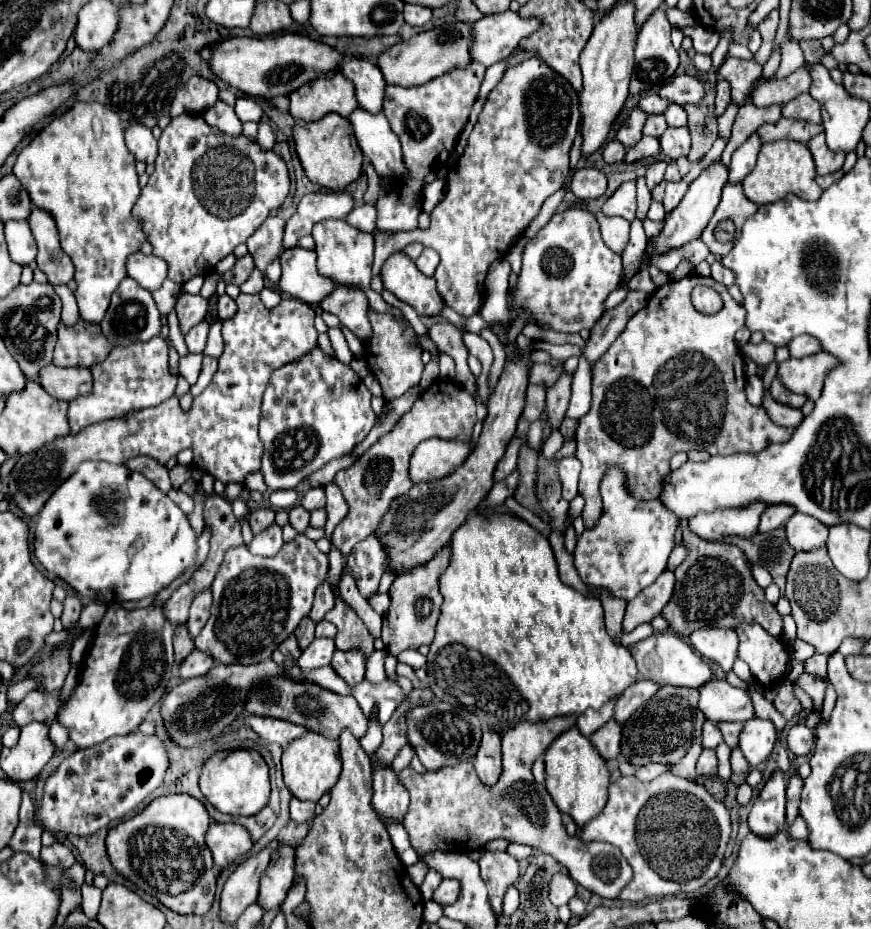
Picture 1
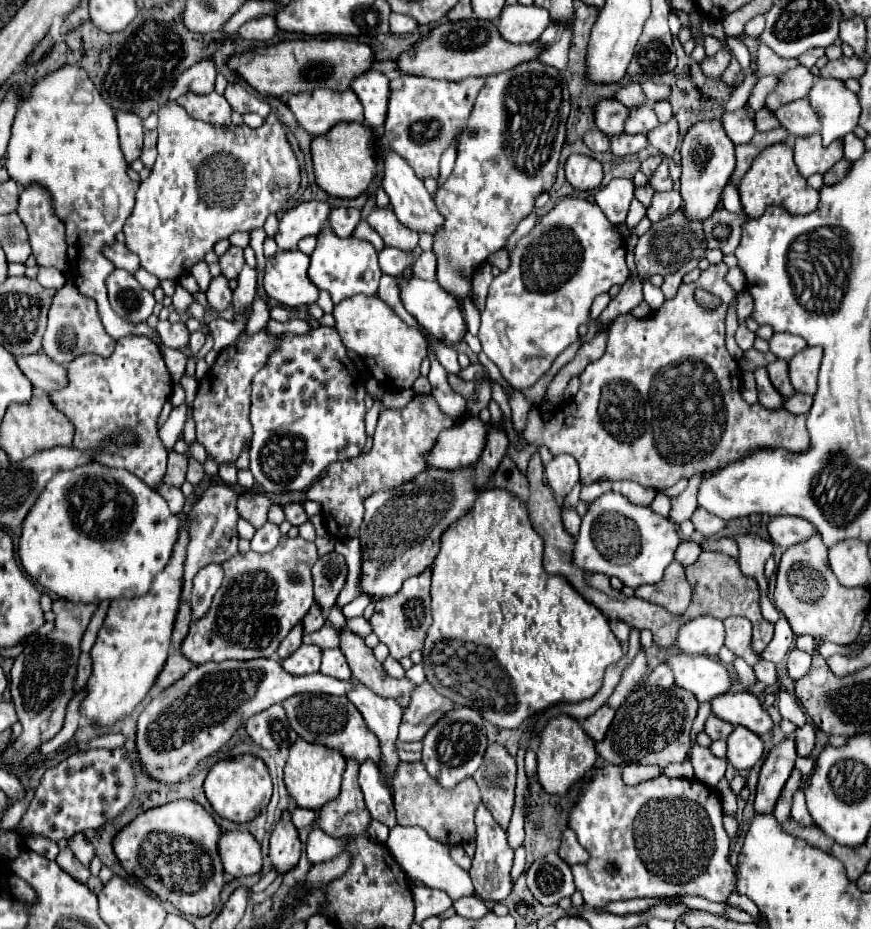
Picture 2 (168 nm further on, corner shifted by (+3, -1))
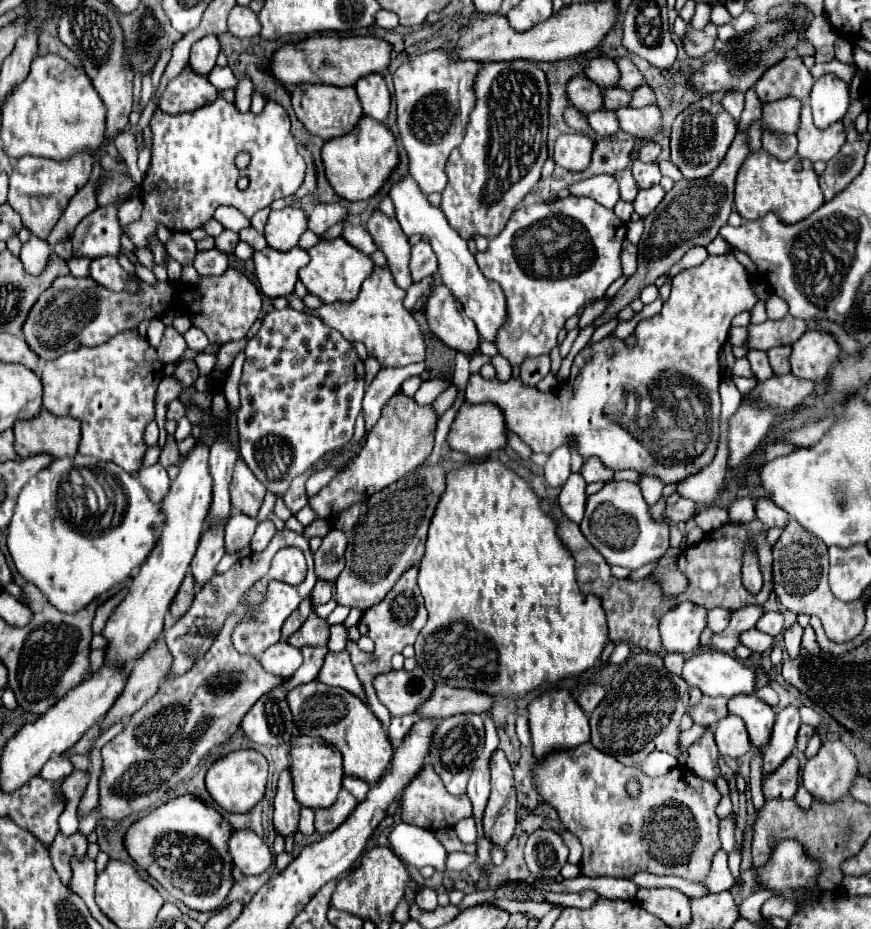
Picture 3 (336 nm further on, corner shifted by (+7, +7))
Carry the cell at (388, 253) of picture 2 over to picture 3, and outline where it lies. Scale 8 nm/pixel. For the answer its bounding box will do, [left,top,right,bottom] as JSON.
[341,223,375,255]

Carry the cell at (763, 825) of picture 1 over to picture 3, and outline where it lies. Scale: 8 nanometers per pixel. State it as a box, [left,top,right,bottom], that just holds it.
[763,705,801,773]

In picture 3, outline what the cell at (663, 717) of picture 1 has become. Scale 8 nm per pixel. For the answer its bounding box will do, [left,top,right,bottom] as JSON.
[589,653,689,765]

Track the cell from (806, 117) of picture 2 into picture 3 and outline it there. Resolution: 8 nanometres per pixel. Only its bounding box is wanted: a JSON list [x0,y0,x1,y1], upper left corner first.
[759,97,801,133]

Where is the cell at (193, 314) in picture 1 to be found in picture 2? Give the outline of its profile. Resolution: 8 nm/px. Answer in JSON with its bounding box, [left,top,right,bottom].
[157,321,189,349]

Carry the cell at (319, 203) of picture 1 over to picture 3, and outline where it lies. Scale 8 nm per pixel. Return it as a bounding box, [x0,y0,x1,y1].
[265,207,307,251]

